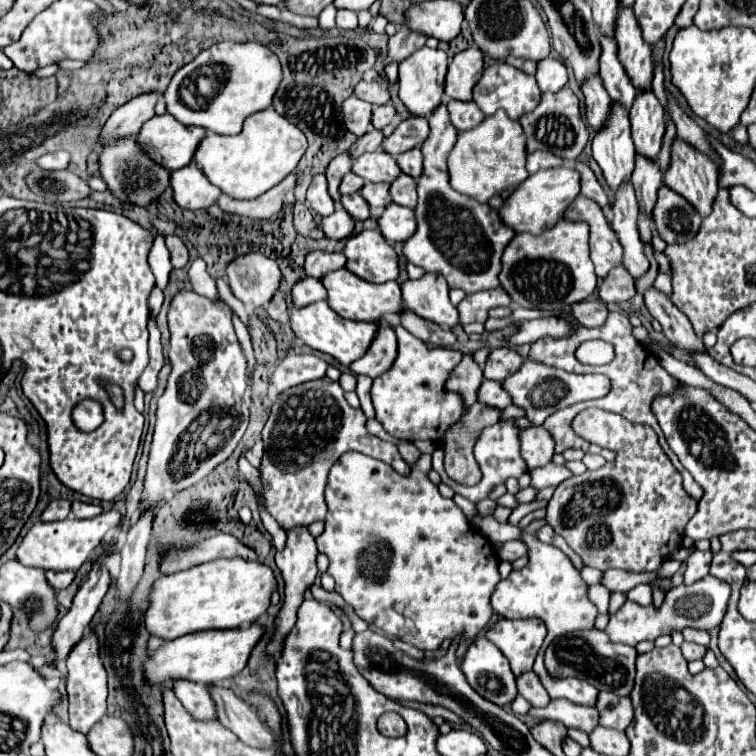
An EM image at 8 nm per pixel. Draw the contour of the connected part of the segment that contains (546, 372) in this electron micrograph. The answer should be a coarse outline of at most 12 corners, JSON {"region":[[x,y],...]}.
{"region":[[523,361],[505,379],[533,425],[609,391],[605,375]]}

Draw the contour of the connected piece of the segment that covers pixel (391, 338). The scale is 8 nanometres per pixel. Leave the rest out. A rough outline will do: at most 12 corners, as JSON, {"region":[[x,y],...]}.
{"region":[[381,327],[367,355],[351,363],[351,373],[371,379],[391,369],[397,339]]}

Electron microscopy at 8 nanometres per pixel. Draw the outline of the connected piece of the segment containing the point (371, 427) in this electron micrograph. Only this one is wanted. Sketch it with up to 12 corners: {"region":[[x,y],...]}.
{"region":[[377,419],[367,421],[367,431],[381,437],[383,441],[399,443],[391,437]]}

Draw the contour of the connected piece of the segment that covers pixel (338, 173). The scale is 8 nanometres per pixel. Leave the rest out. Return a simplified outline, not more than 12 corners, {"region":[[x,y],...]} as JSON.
{"region":[[345,153],[329,163],[327,181],[329,195],[337,209],[341,177],[351,171],[351,155]]}

